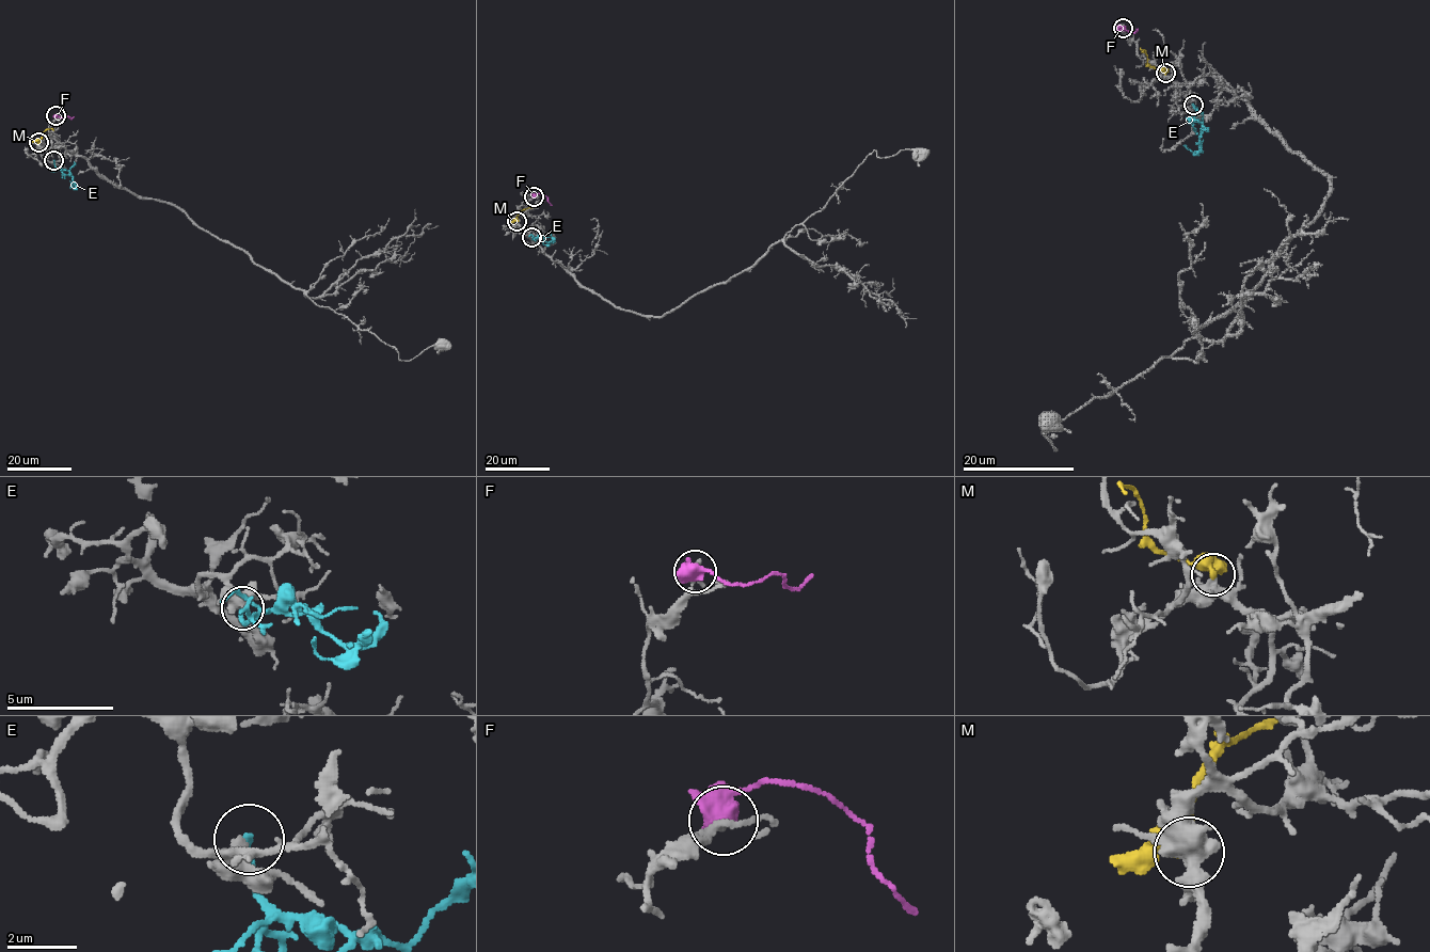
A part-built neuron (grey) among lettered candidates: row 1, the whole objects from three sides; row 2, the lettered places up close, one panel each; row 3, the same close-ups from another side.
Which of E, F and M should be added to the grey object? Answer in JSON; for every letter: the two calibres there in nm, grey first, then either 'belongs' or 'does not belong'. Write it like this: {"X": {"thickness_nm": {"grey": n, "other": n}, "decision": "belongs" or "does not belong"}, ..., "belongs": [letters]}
{"E": {"thickness_nm": {"grey": 360, "other": 240}, "decision": "does not belong"}, "F": {"thickness_nm": {"grey": 120, "other": 550}, "decision": "does not belong"}, "M": {"thickness_nm": {"grey": 400, "other": 550}, "decision": "does not belong"}, "belongs": []}

